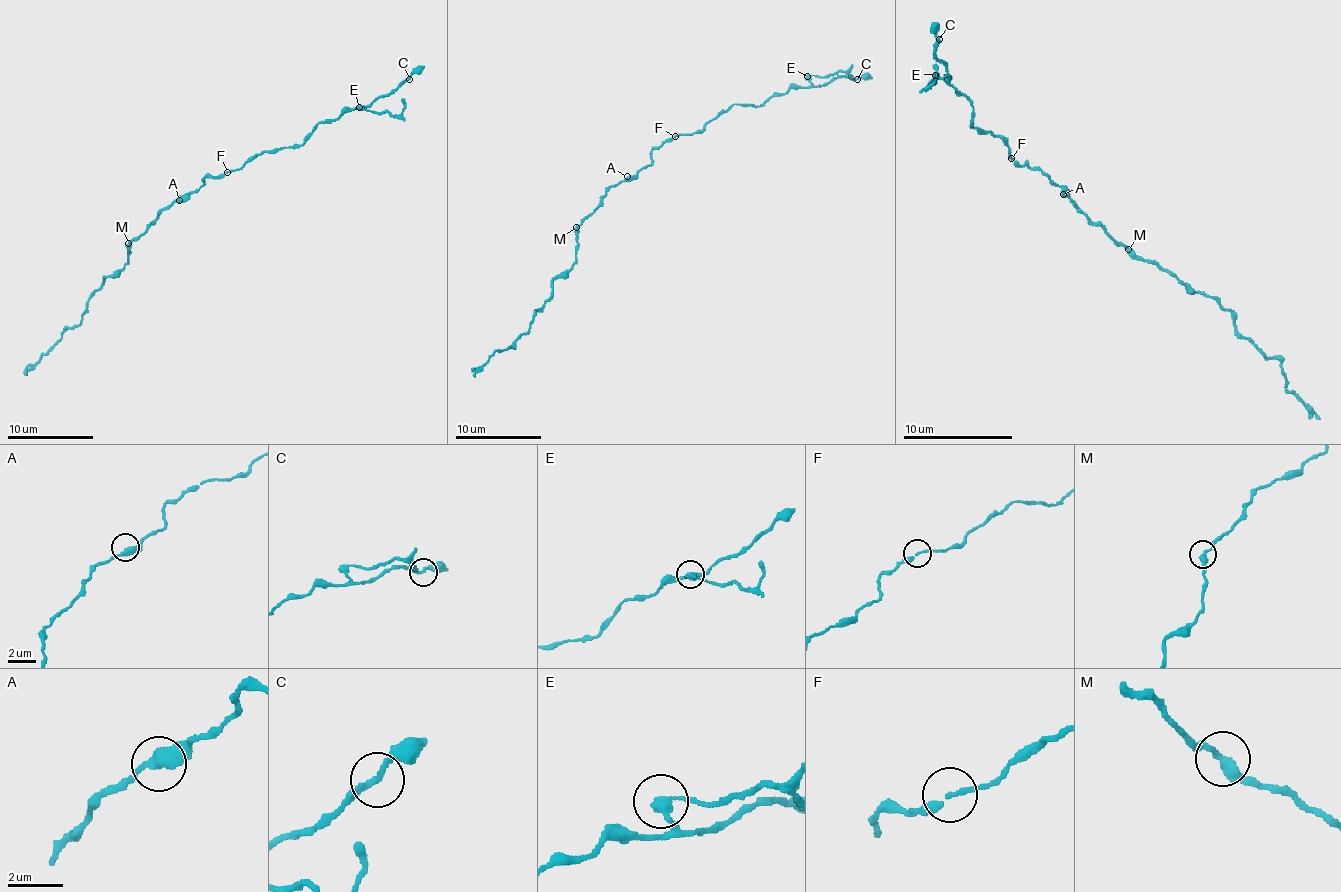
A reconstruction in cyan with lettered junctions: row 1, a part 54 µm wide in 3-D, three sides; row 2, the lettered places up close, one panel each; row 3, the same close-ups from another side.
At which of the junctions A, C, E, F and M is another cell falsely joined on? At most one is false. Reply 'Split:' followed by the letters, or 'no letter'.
Split: E

